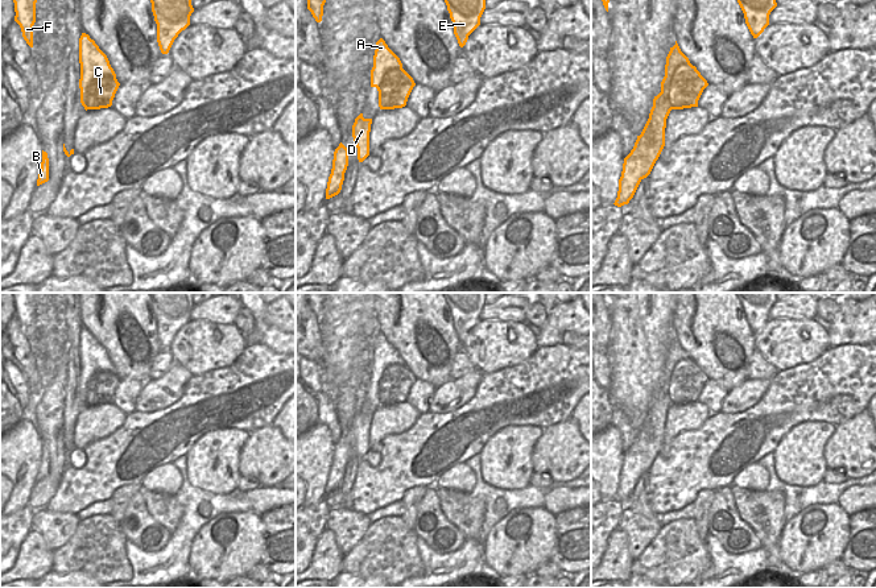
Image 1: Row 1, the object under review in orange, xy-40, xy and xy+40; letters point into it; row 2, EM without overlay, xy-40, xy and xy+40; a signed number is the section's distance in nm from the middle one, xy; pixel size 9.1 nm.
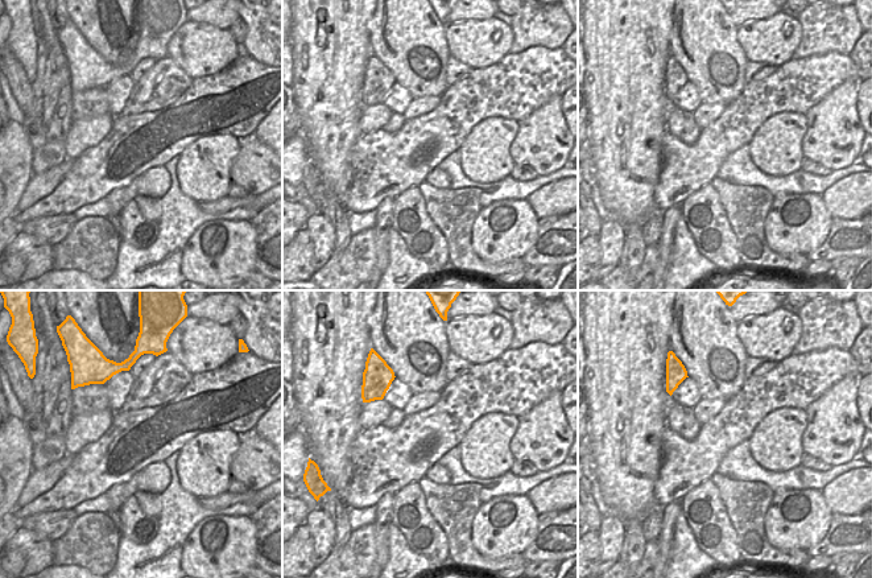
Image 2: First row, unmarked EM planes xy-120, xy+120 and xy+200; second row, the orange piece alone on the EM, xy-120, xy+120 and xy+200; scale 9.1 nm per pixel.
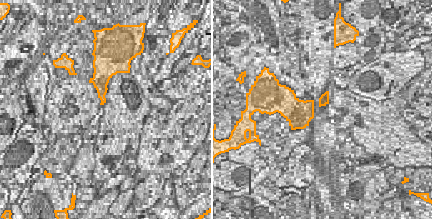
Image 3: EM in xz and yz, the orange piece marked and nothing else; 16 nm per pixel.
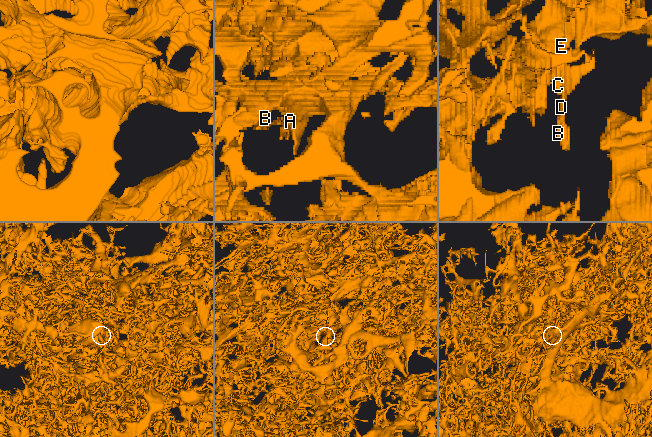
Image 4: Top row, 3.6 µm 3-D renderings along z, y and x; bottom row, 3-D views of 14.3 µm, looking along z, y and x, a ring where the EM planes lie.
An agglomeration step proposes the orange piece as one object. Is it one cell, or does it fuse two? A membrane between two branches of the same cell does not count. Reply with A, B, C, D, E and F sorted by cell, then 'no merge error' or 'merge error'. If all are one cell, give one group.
A B D E F / C | merge error

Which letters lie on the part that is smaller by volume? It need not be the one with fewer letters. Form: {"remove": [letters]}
{"remove": ["C"]}

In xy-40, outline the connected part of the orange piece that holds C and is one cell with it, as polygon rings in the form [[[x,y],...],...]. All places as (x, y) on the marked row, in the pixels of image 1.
[[[108,75],[95,76],[86,90],[84,109],[87,111],[111,107],[119,86],[120,83],[116,78]]]

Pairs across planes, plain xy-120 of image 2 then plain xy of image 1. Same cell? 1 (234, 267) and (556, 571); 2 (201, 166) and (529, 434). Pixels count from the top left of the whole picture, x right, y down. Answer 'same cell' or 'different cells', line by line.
1: different cells
2: same cell

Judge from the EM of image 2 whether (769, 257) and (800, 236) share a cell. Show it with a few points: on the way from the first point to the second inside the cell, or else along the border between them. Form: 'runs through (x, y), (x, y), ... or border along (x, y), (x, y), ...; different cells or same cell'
border along (763, 224), (772, 250), (806, 256); different cells

